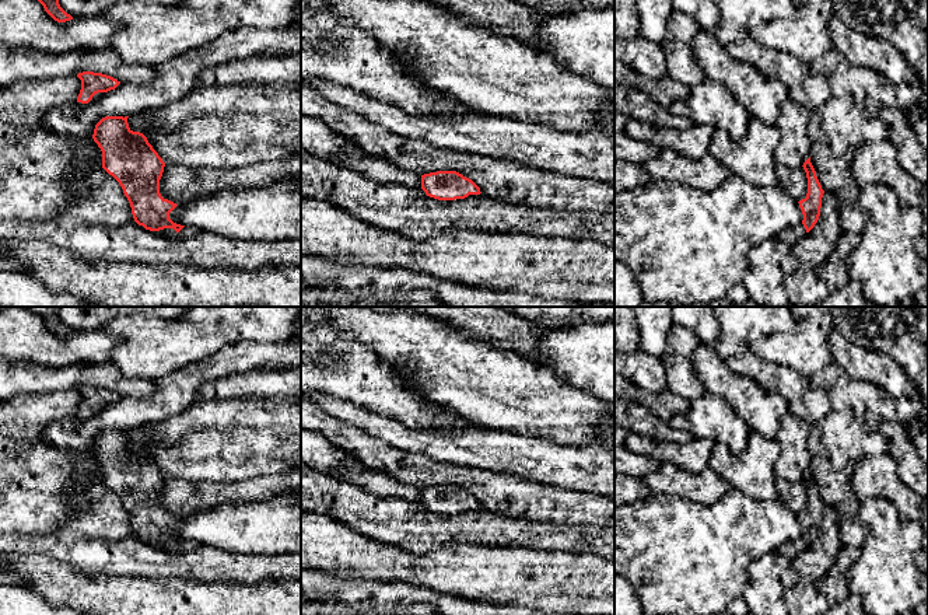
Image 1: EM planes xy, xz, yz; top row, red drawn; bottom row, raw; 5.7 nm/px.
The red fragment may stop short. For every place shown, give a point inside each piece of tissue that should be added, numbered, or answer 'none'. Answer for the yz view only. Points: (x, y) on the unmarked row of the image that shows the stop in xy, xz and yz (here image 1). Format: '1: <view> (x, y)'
1: yz (792, 548)

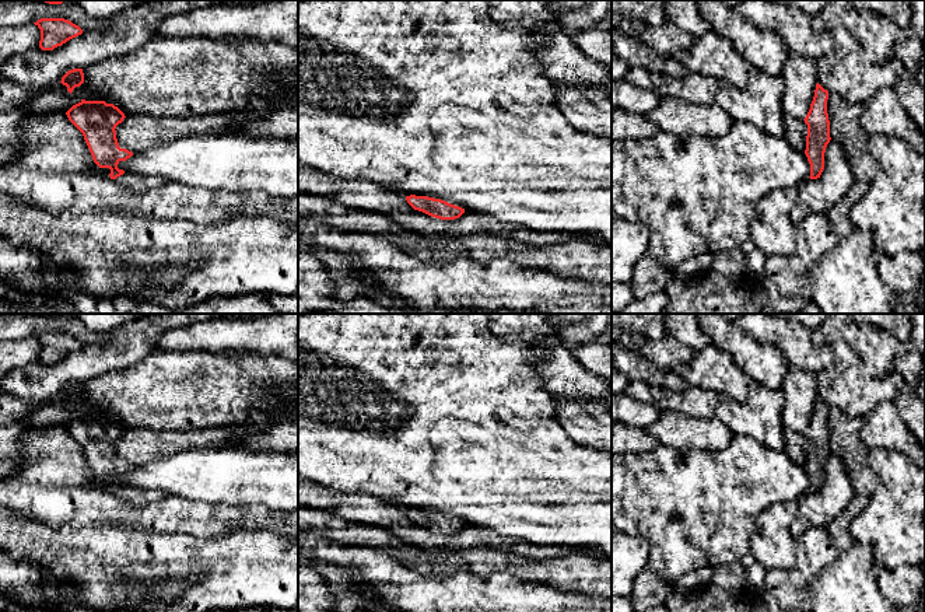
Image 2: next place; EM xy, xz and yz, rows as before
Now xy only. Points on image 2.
1: xy (130, 495)

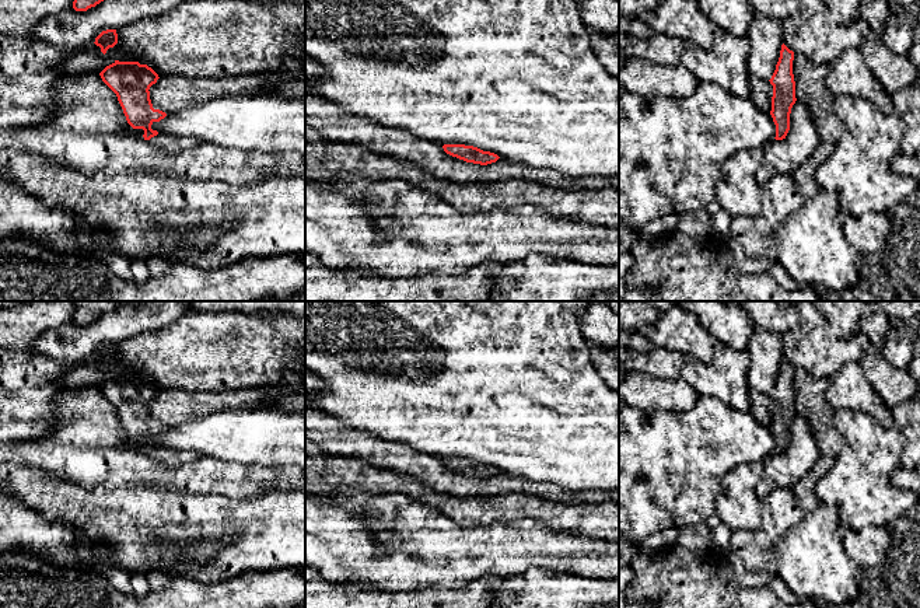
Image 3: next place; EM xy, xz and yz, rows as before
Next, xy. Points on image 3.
1: xy (164, 456)

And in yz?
none

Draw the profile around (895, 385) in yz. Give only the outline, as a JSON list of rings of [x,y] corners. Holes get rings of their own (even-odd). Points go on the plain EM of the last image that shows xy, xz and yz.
[[[856,329],[850,338],[861,350],[860,364],[868,381],[889,409],[913,398],[916,384],[907,370],[891,364],[863,331]]]

